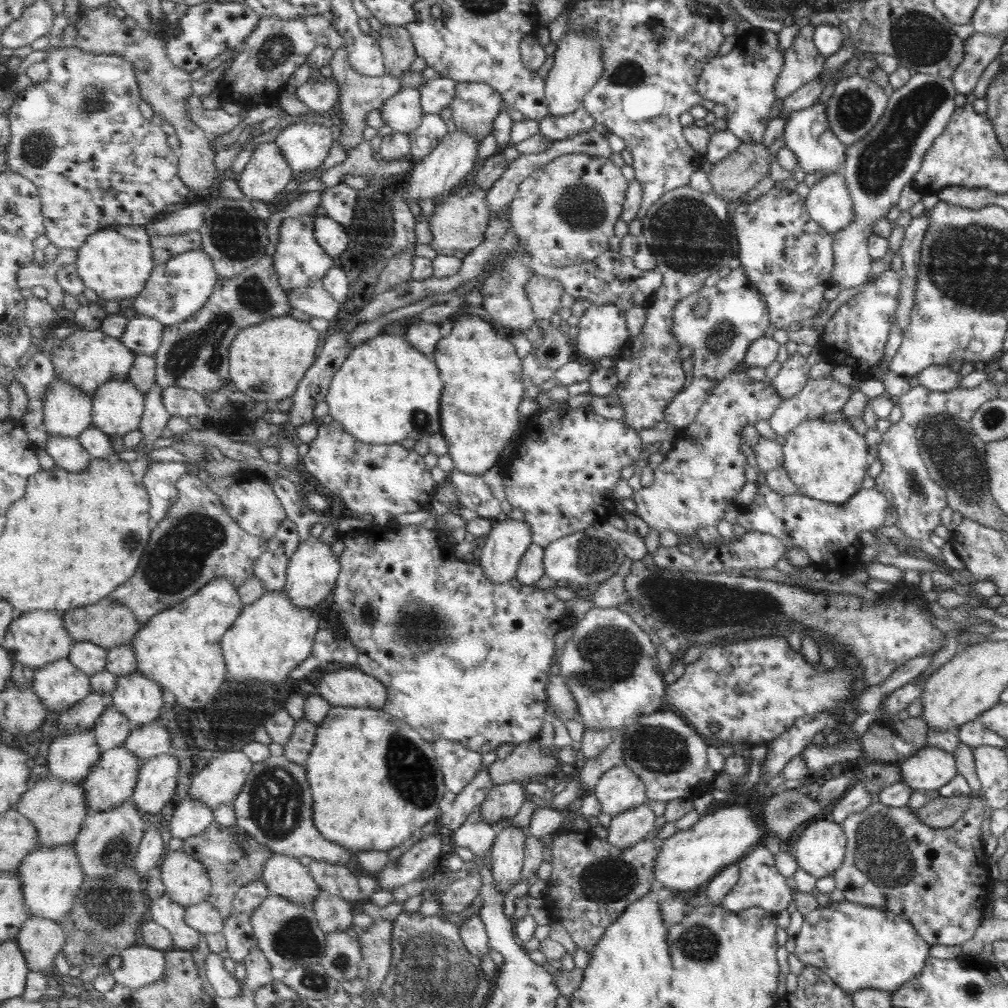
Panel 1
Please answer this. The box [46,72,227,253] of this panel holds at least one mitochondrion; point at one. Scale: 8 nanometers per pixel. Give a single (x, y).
(92, 100)

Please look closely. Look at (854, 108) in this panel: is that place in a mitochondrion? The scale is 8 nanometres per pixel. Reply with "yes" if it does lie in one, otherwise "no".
yes

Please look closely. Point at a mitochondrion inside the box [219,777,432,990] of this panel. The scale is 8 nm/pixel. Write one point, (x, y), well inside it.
(295, 939)

